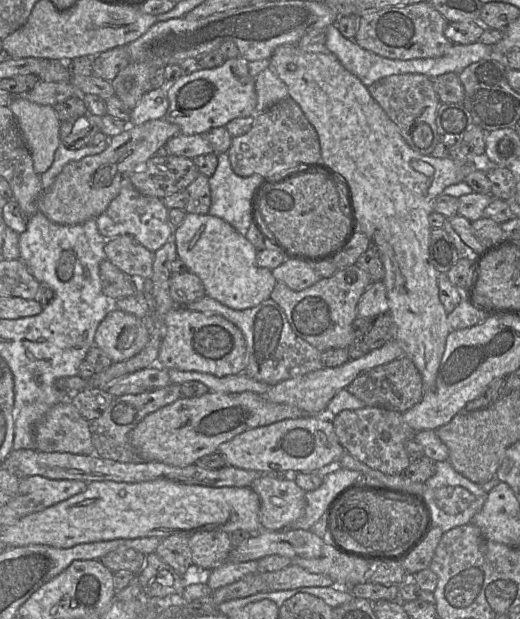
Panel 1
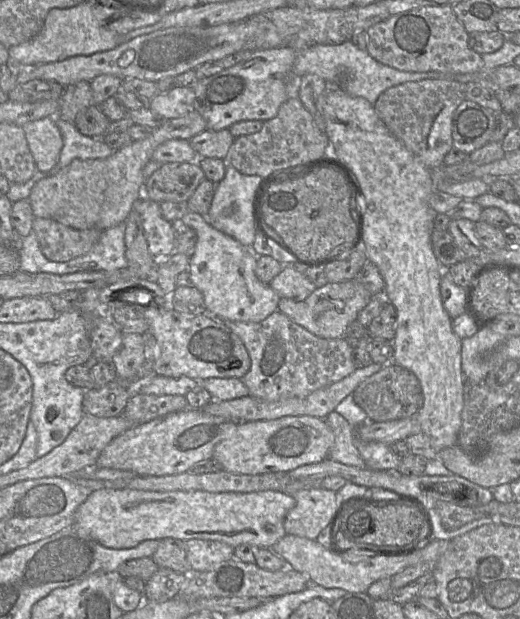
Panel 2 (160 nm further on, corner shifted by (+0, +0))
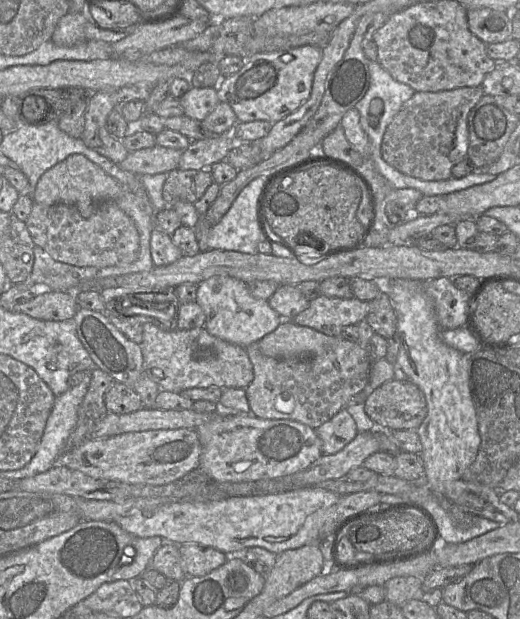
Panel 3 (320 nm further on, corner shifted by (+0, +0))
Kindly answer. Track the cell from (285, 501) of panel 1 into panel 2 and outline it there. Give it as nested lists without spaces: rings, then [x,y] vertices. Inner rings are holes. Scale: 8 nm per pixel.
[[[323,488],[299,490],[293,497],[295,505],[285,517],[285,532],[311,540],[315,540],[349,502],[349,499],[346,499],[338,503],[336,492]]]

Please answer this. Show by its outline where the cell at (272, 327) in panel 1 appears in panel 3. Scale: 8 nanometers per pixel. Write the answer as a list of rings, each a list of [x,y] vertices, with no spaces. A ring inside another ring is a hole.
[[[339,337],[338,343],[306,359],[277,359],[264,355],[258,343],[246,347],[254,378],[245,389],[250,412],[263,419],[289,419],[317,429],[369,384],[371,359],[360,343]]]

